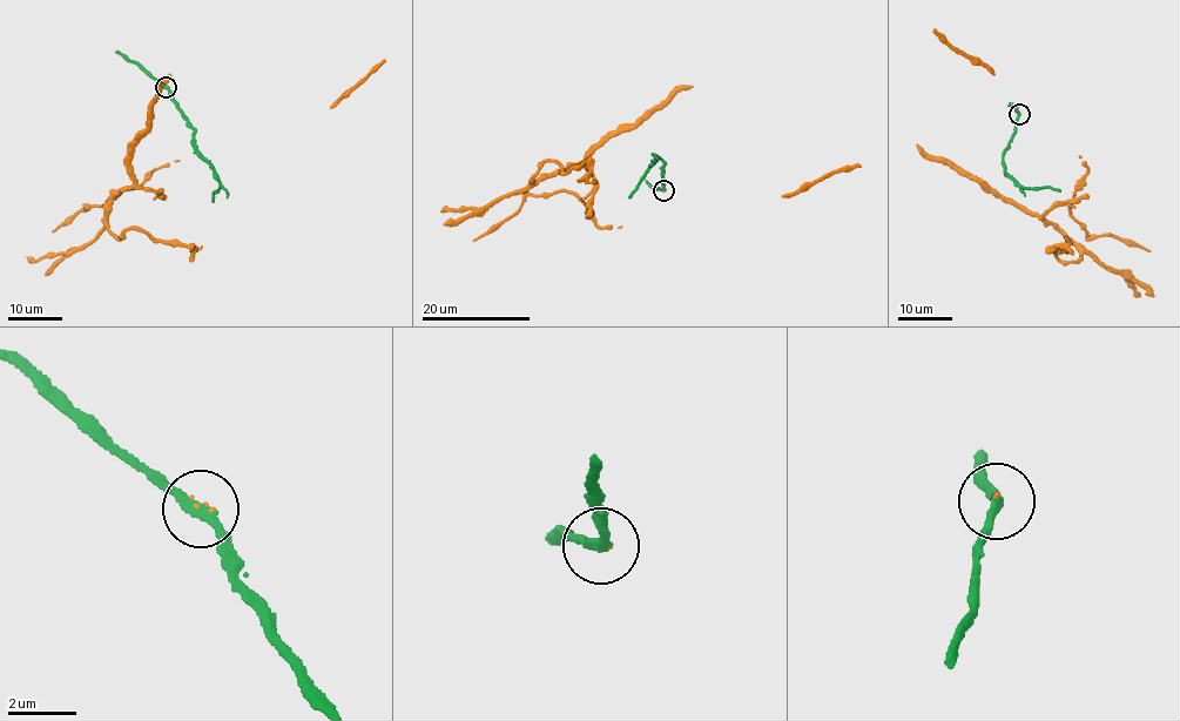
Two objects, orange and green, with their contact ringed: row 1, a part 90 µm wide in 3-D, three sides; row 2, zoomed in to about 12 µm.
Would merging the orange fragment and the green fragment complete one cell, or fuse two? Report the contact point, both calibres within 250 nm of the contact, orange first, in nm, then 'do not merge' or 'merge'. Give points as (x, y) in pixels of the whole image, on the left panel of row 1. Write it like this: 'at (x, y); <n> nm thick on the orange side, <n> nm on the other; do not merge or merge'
at (166, 87); 60 nm thick on the orange side, 280 nm on the other; do not merge

